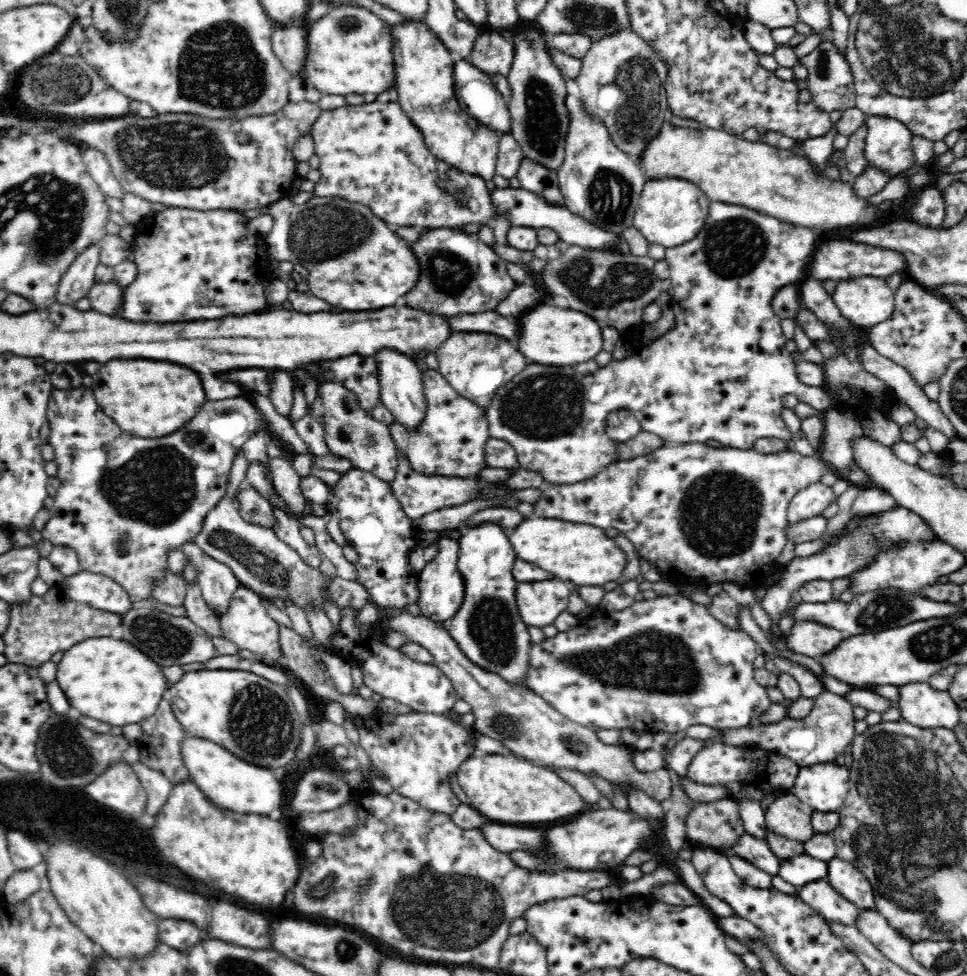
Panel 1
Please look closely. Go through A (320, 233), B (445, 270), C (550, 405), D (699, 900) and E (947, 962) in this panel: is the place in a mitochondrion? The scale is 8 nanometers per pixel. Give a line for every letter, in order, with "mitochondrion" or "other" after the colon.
A: mitochondrion
B: mitochondrion
C: mitochondrion
D: other
E: mitochondrion

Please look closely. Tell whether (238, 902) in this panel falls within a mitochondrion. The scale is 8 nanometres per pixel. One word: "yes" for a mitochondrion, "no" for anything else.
no

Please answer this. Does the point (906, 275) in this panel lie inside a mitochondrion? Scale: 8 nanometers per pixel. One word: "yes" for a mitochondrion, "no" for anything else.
no

